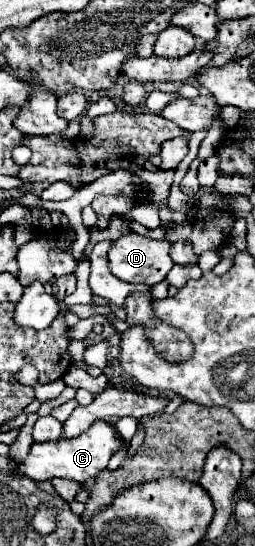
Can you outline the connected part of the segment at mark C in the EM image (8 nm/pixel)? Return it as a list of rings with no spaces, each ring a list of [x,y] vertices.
[[[97,420],[91,424],[89,430],[85,430],[77,438],[63,438],[57,442],[33,444],[29,456],[25,460],[17,460],[17,472],[25,472],[25,476],[33,480],[49,480],[53,476],[59,476],[59,478],[69,478],[73,482],[83,484],[87,480],[97,478],[97,474],[107,468],[109,458],[123,446],[127,446],[127,442],[121,438],[115,426],[109,422]]]

